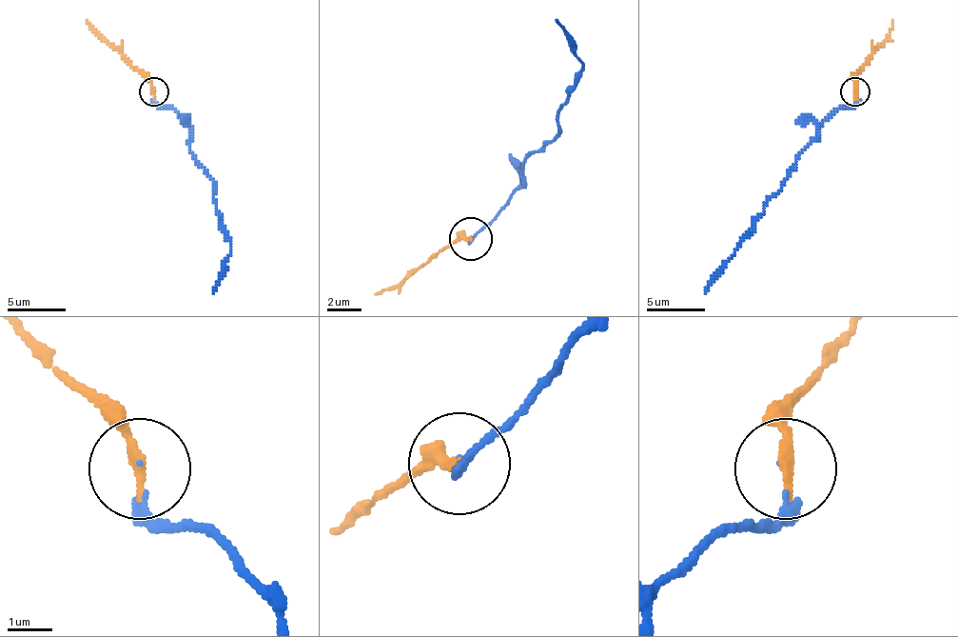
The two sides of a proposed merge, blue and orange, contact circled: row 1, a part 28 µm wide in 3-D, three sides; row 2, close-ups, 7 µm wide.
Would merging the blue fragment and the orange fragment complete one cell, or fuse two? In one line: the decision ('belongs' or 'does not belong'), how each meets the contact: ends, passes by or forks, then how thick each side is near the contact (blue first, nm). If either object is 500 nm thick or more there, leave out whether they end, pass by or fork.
belongs; blue ends there; orange ends there; 60 nm thick on the blue side, 260 nm on the other

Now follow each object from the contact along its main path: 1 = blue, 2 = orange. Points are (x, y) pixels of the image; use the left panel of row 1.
1: (154, 90), (154, 103), (169, 106), (186, 123), (189, 149), (213, 182), (216, 214), (230, 255), (213, 293)
2: (154, 90), (87, 20)

